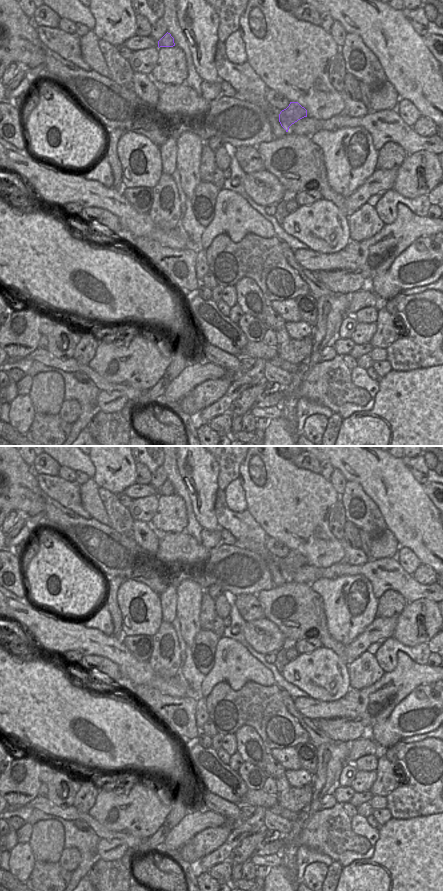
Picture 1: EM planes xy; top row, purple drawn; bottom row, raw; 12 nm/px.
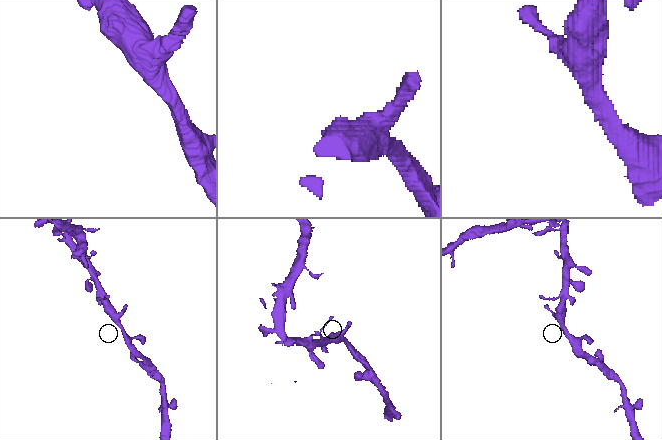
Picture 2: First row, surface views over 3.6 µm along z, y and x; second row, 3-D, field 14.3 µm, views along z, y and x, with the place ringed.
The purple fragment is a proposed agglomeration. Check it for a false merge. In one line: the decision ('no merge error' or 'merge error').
no merge error

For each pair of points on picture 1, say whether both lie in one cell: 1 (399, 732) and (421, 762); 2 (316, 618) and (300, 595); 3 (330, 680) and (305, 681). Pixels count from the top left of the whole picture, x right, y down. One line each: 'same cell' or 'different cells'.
1: different cells
2: same cell
3: same cell

